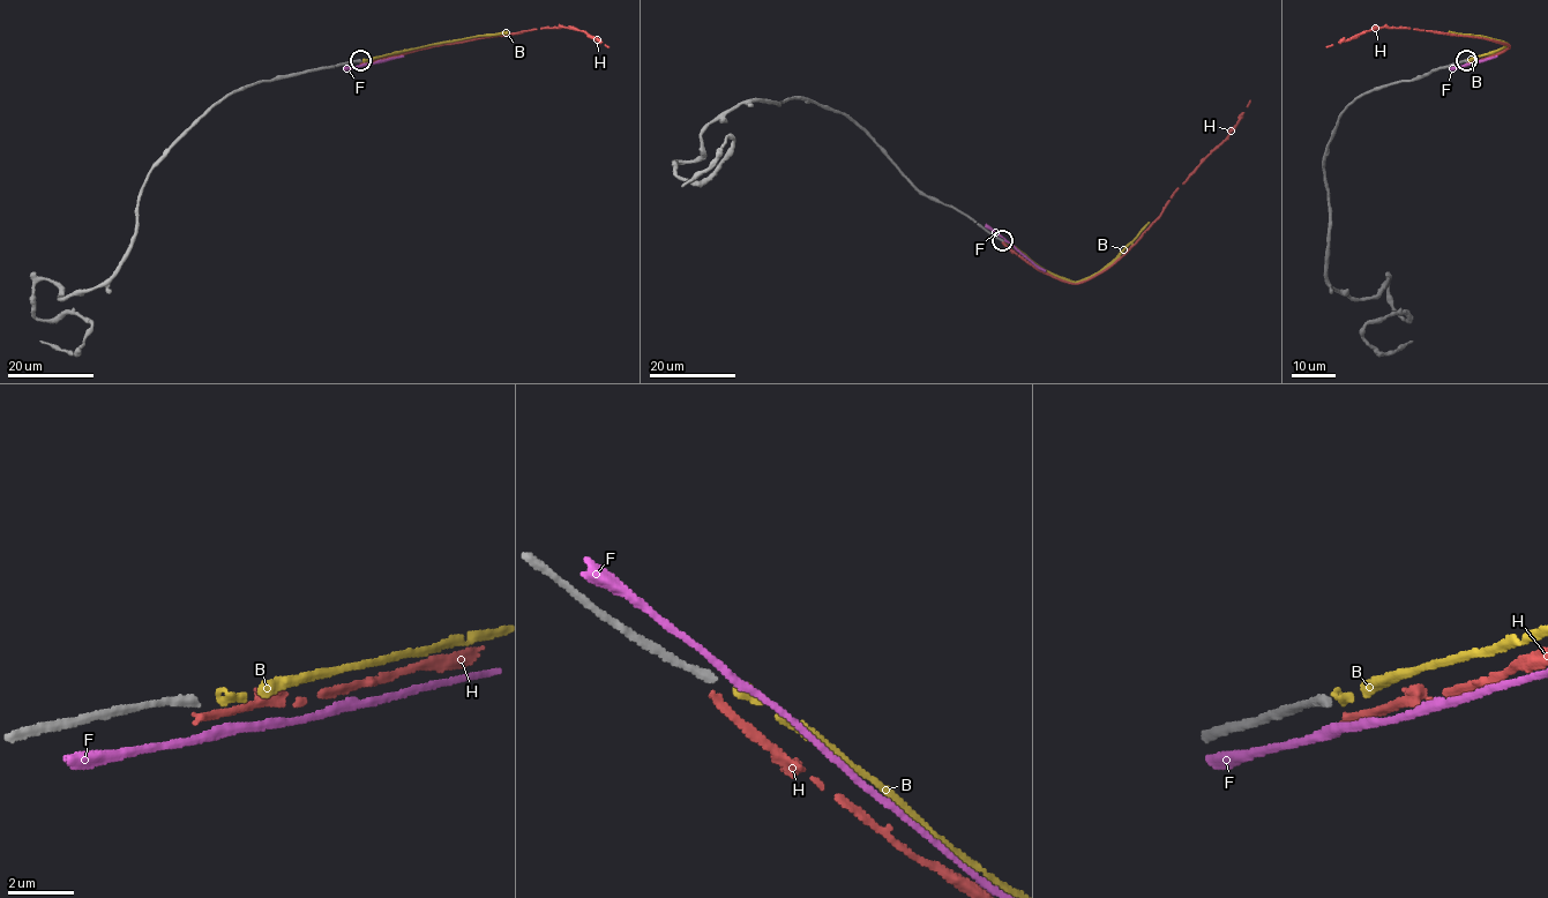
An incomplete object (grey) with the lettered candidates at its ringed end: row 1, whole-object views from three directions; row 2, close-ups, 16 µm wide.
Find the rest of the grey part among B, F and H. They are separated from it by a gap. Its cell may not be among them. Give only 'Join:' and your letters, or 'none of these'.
Join: B

